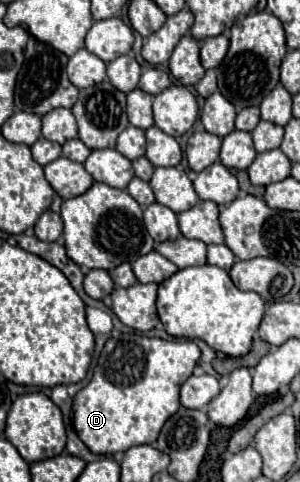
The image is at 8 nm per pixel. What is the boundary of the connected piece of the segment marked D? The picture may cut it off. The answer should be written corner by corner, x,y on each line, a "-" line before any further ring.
140,333
108,339
90,383
74,397
74,429
96,455
112,455
134,445
154,445
164,421
176,413
182,383
192,375
200,349
194,341
164,341

